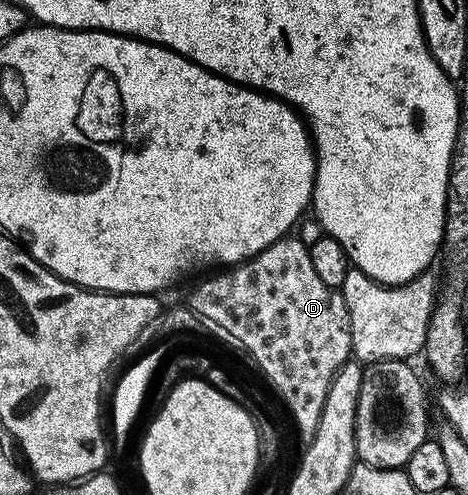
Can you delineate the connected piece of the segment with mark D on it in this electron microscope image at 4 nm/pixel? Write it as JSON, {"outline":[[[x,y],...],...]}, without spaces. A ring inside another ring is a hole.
{"outline":[[[297,237],[280,238],[259,255],[223,271],[226,271],[223,275],[214,275],[195,285],[188,300],[189,308],[207,324],[222,323],[227,334],[238,336],[255,352],[259,363],[279,383],[279,390],[282,390],[287,402],[294,408],[304,436],[313,439],[316,427],[320,425],[320,413],[324,409],[328,389],[332,389],[332,381],[339,369],[352,359],[348,305],[341,290],[324,285],[324,280],[312,265],[309,247]]]}

